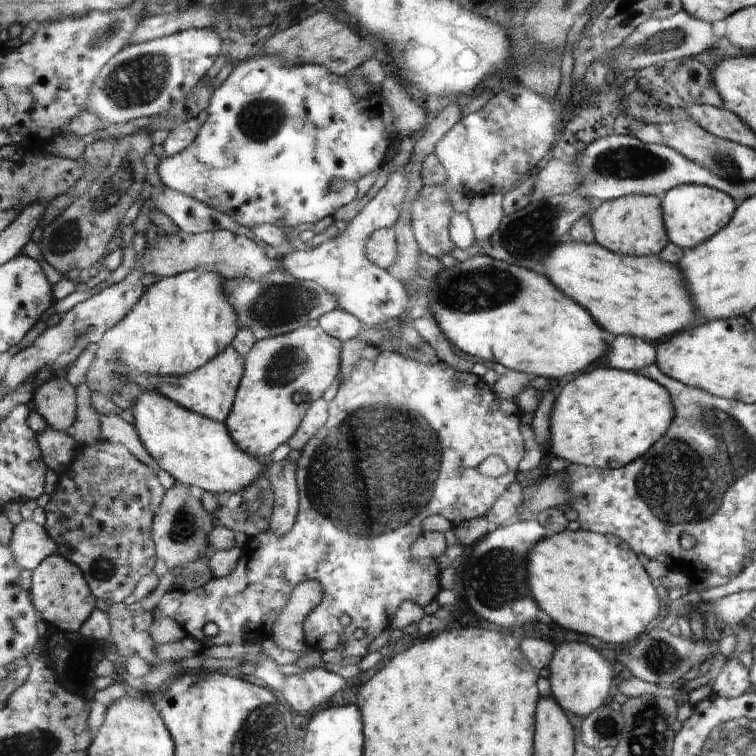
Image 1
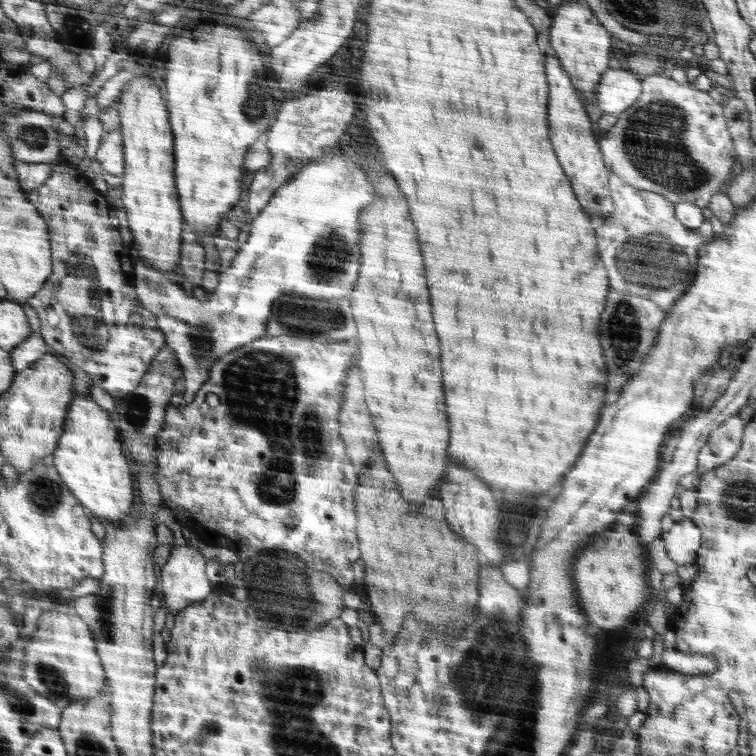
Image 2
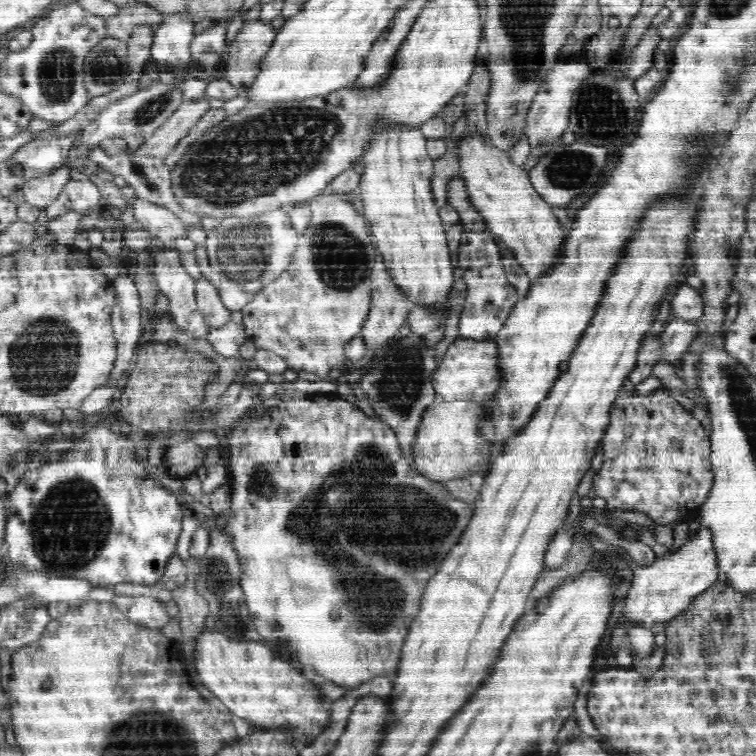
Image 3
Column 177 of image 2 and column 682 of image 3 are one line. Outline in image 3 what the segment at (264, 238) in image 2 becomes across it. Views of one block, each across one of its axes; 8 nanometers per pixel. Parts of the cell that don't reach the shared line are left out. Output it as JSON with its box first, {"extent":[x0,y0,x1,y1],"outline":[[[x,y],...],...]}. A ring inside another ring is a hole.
{"extent":[670,282,704,323],"outline":[[[687,282],[678,284],[674,287],[670,297],[671,316],[680,317],[692,323],[699,321],[703,315],[704,305],[703,297],[698,290],[688,285]]]}

